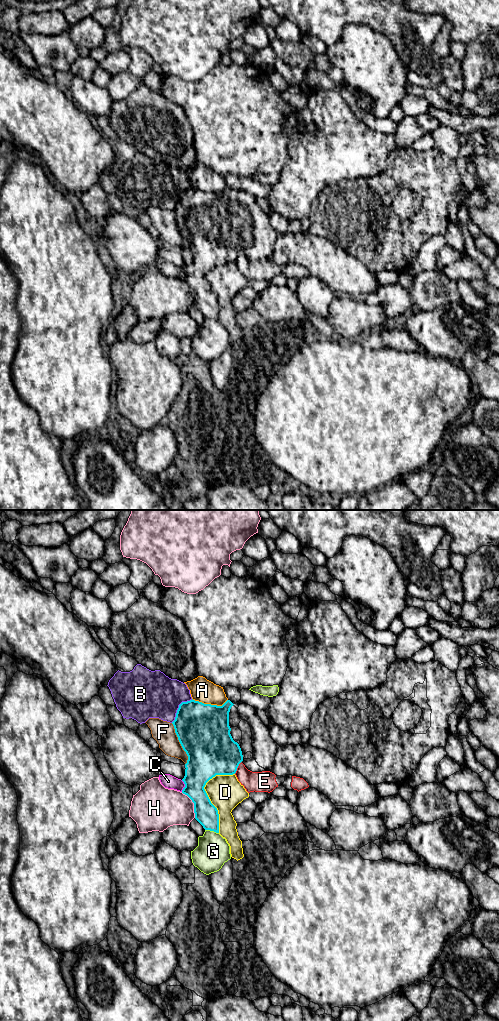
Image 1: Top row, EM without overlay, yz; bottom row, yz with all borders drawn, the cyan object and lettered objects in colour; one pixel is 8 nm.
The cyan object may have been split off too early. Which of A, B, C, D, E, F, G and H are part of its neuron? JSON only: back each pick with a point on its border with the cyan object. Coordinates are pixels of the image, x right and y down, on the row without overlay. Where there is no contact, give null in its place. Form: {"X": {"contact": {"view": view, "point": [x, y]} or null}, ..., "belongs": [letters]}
{"belongs": []}

